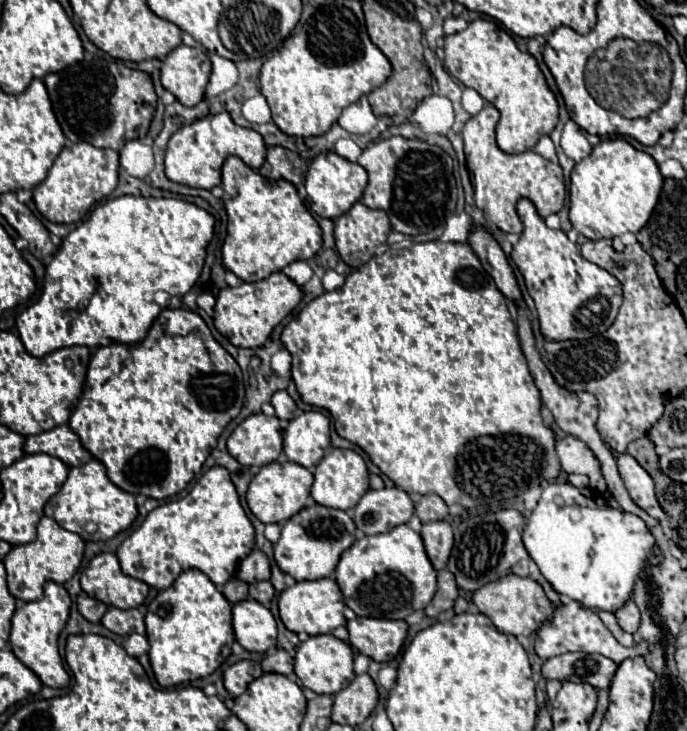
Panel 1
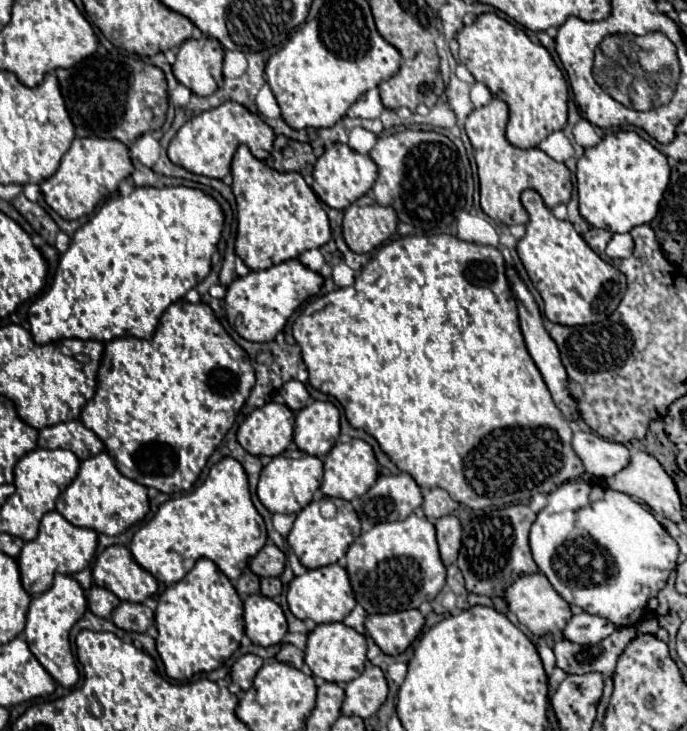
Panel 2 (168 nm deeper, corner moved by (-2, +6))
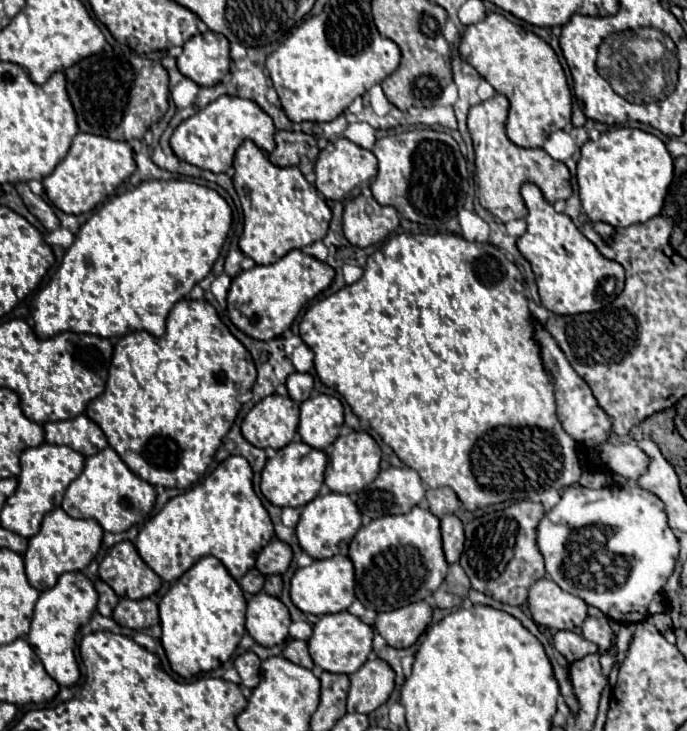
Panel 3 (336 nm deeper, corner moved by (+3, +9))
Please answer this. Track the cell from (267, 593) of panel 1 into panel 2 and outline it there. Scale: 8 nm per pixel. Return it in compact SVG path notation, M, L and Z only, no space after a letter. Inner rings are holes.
M264 577L260 579L260 587L262 587L262 595L266 597L276 597L282 591L282 583L278 577Z

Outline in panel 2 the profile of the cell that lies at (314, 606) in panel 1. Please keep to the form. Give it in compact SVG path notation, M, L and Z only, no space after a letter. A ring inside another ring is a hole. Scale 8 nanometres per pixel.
M338 563L320 567L320 569L312 569L300 577L294 577L288 585L286 601L288 601L288 607L294 613L294 617L298 617L302 621L312 619L318 625L342 621L356 607L356 599L354 599L350 581L348 581L348 573Z

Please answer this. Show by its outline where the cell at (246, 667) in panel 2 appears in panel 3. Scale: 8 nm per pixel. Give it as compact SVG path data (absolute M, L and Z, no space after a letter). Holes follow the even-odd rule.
M245 652L241 656L237 656L235 660L235 668L241 676L241 684L247 688L255 688L259 684L259 676L261 676L261 660L257 654L253 652Z

